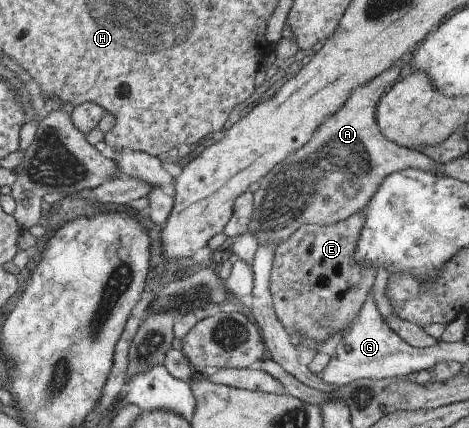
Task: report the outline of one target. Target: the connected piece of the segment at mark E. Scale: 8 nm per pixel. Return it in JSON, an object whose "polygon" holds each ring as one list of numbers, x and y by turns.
{"polygon":[[358,211,325,227,300,225,287,241,276,247,269,291,275,315,293,340,294,336,305,335,321,345,335,335,346,333,359,315,376,276,373,267,365,267,353,257,363,223,365,217]]}

